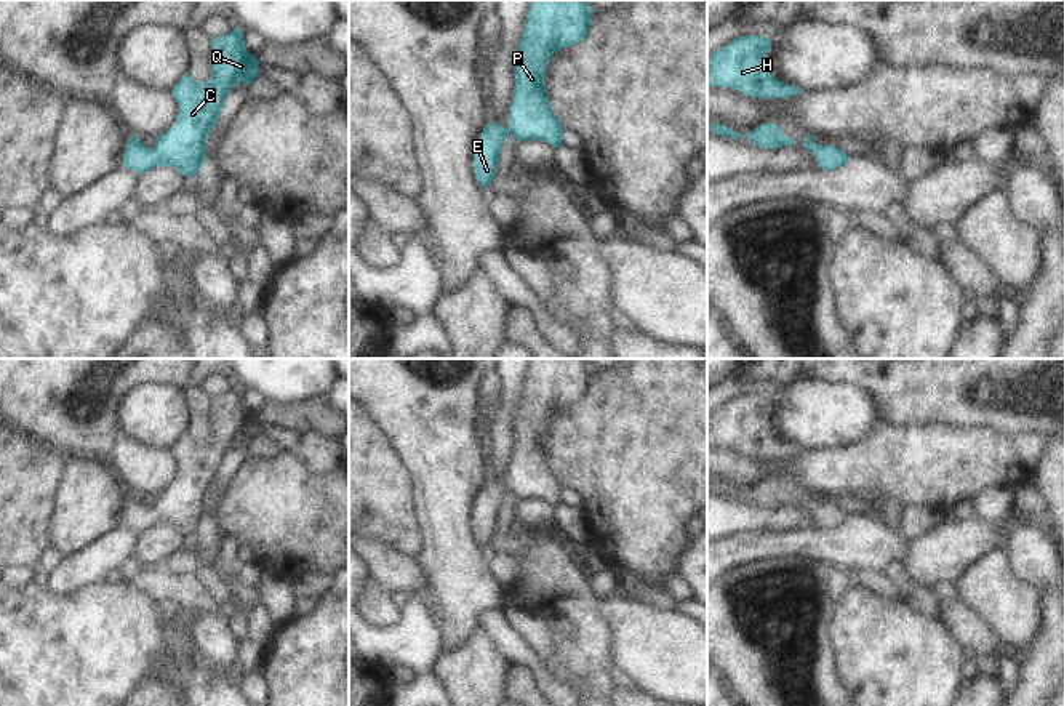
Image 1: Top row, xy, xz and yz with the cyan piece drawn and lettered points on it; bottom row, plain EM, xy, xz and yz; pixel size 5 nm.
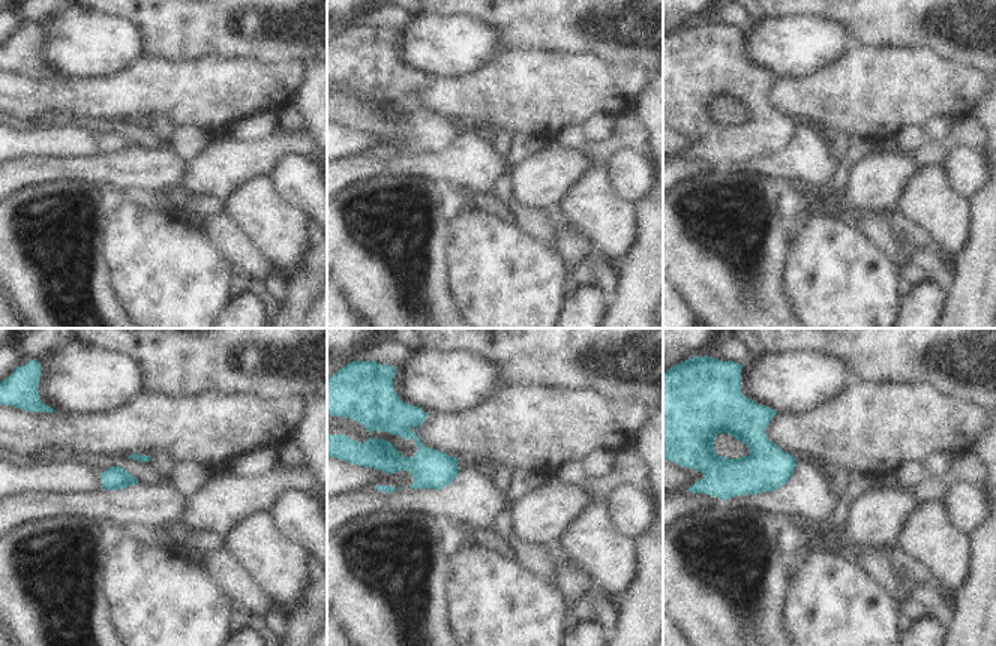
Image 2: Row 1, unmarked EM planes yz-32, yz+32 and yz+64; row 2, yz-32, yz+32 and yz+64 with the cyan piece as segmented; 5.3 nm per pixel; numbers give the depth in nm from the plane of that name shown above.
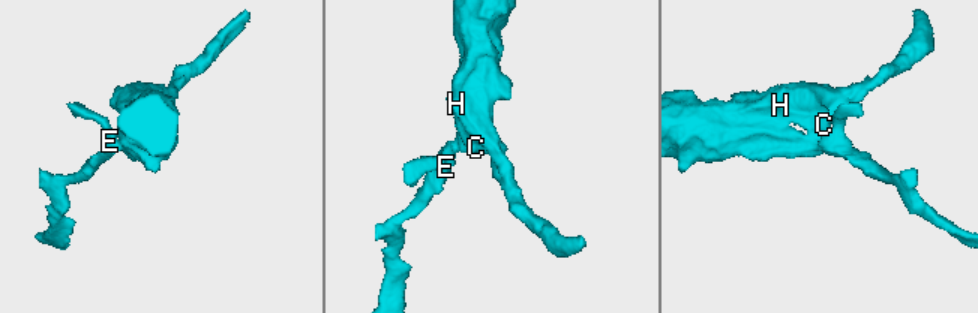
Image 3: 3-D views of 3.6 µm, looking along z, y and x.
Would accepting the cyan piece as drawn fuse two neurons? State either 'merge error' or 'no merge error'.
no merge error

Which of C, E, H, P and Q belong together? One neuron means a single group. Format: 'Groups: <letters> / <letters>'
Groups: C E H P Q

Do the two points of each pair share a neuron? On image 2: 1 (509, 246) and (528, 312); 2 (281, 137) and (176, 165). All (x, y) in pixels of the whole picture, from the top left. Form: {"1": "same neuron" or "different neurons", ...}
{"1": "same neuron", "2": "different neurons"}

